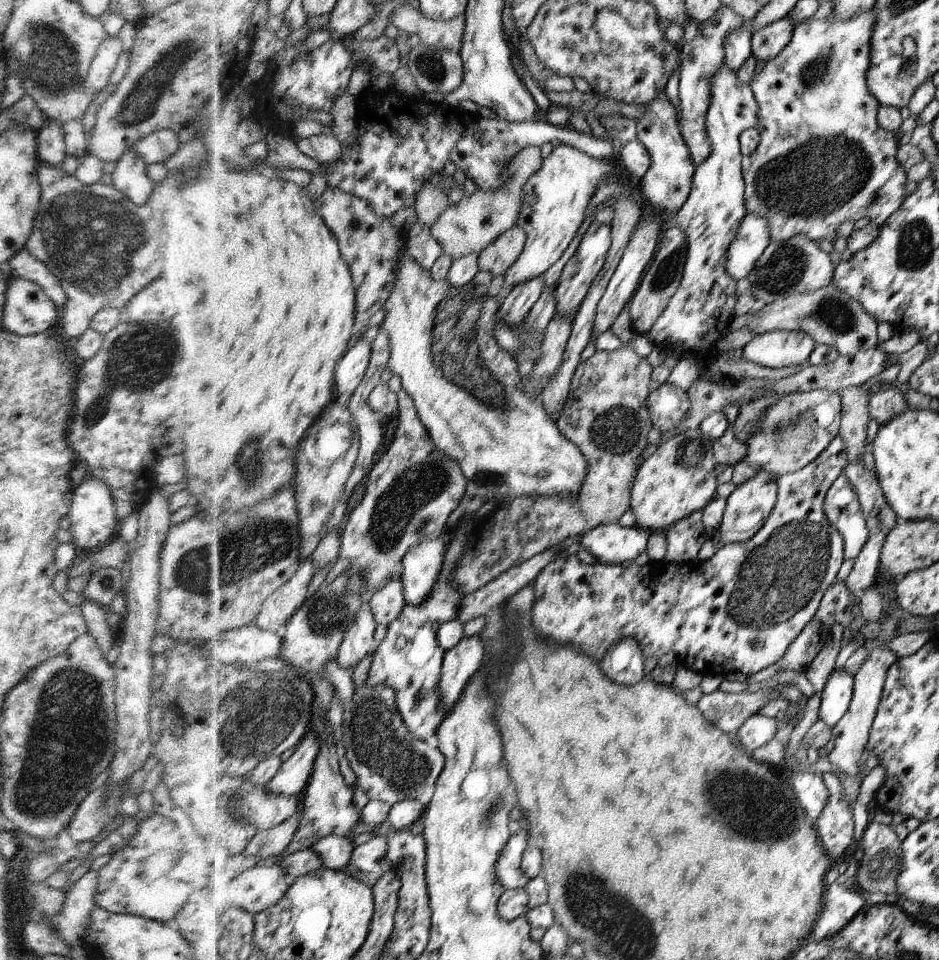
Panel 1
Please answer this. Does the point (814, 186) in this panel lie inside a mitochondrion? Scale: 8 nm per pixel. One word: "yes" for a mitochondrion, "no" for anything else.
yes

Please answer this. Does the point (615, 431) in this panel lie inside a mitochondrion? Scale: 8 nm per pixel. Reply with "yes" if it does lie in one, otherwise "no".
yes

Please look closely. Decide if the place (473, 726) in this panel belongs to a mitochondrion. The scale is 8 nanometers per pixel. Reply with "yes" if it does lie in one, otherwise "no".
no

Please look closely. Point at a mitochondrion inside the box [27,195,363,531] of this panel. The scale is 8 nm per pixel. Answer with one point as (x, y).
(135, 362)

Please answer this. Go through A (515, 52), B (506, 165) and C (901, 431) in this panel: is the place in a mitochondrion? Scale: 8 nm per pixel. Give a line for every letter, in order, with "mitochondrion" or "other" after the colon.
A: other
B: other
C: other

